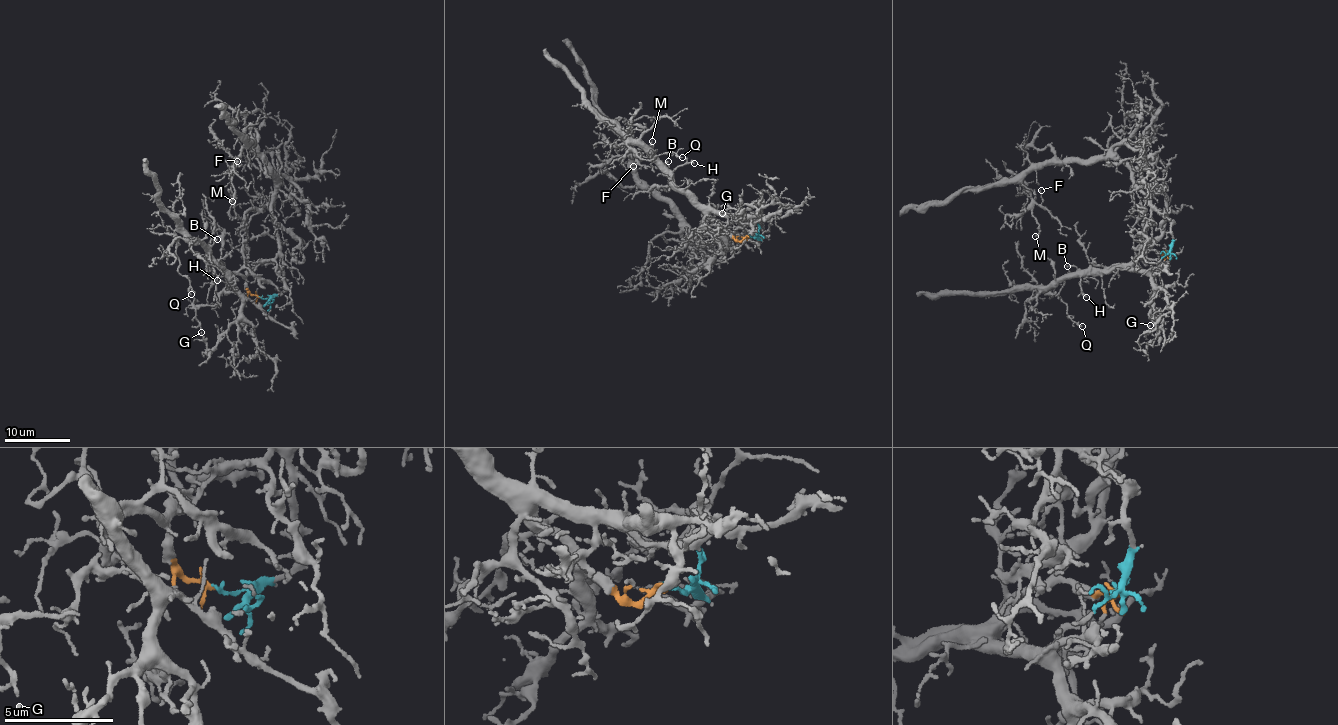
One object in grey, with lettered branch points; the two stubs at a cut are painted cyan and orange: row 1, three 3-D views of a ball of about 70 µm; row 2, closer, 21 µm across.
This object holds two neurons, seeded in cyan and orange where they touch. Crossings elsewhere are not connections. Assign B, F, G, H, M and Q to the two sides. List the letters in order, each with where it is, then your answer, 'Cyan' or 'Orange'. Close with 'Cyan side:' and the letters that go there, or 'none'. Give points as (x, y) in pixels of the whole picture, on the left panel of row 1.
B: Place: (217, 239). Orange
F: Place: (237, 161). Cyan
G: Place: (201, 332). Orange
H: Place: (217, 280). Orange
M: Place: (232, 201). Cyan
Q: Place: (191, 294). Orange
Cyan side: F, M

